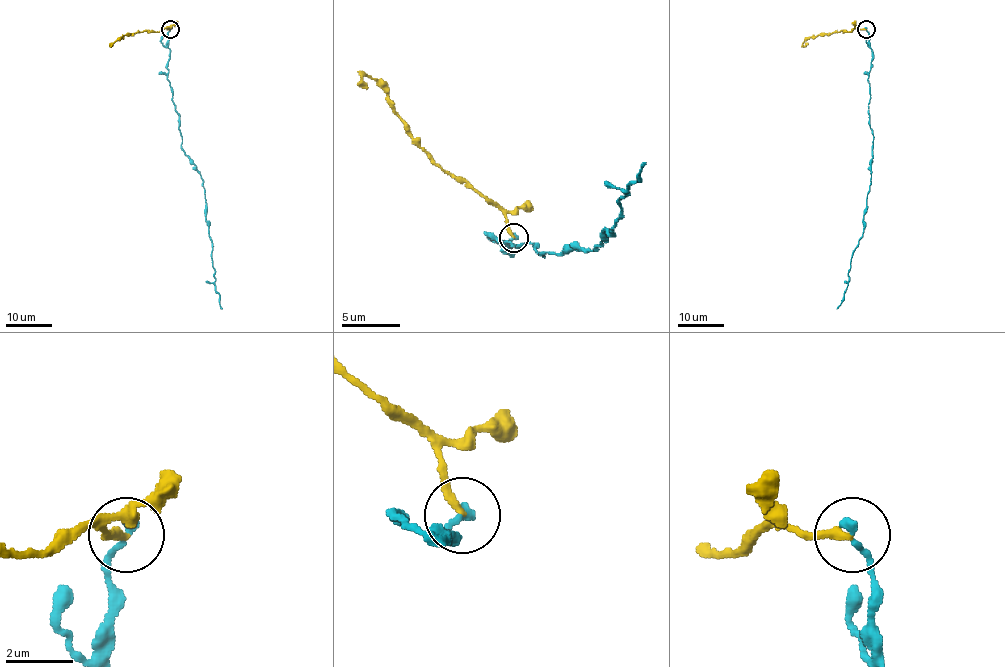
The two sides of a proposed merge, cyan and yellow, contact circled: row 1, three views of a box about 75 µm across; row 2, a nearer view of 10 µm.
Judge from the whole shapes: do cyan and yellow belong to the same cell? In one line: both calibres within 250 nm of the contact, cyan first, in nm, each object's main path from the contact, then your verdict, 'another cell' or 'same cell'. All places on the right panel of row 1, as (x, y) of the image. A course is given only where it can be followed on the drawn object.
calibres 280 and 240 nm; course cyan (866, 29), (871, 50), (868, 81), (871, 174), (862, 237), (851, 259), (844, 300), (837, 308); course yellow (866, 29), (855, 28), (808, 37), (802, 45), (808, 44); another cell

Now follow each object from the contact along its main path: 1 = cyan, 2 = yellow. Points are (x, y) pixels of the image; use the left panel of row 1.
1: (170, 29), (168, 81), (174, 110), (179, 116), (181, 148), (200, 174), (204, 189), (215, 290), (222, 308)
2: (170, 29), (136, 31), (119, 37), (112, 44)

